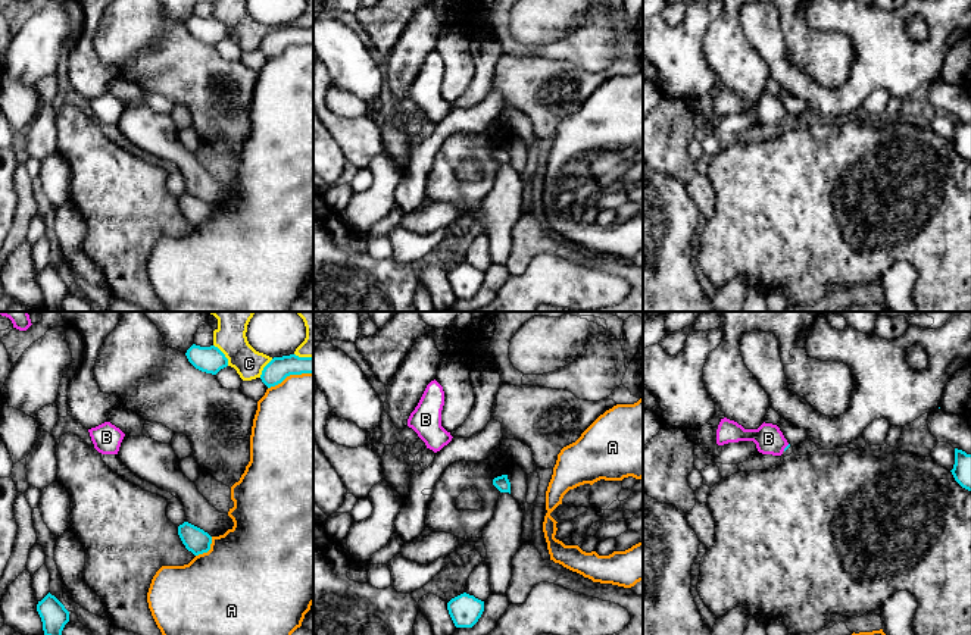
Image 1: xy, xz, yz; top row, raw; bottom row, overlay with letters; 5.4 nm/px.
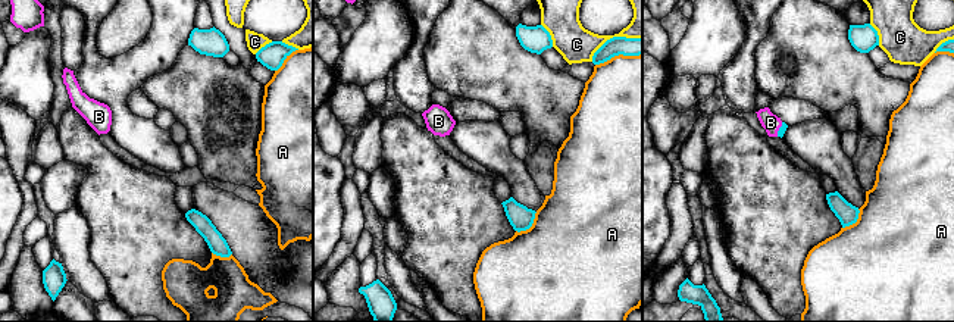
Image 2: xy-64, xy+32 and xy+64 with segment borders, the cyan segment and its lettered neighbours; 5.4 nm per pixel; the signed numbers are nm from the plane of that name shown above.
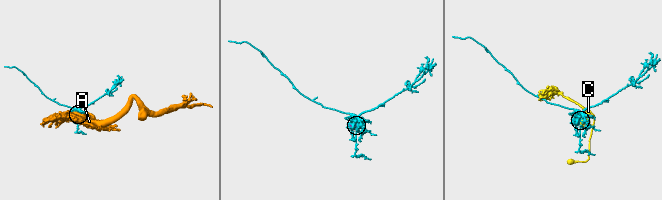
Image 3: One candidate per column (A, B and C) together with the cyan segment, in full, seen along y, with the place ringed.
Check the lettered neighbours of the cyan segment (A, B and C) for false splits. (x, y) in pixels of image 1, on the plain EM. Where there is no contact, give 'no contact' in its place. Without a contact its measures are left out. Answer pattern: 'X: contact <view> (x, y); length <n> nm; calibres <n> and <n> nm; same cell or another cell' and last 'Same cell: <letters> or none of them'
A: contact xy (290, 44); length 260 nm; calibres 120 and 460 nm; another cell
B: contact yz (786, 118); length 50 nm; calibres 20 and 160 nm; same cell
C: contact xy (224, 25); length 150 nm; calibres 140 and 160 nm; another cell
Same cell: B

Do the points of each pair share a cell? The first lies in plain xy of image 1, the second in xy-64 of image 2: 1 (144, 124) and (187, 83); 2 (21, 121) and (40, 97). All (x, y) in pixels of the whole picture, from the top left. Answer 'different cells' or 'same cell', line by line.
1: different cells
2: different cells

